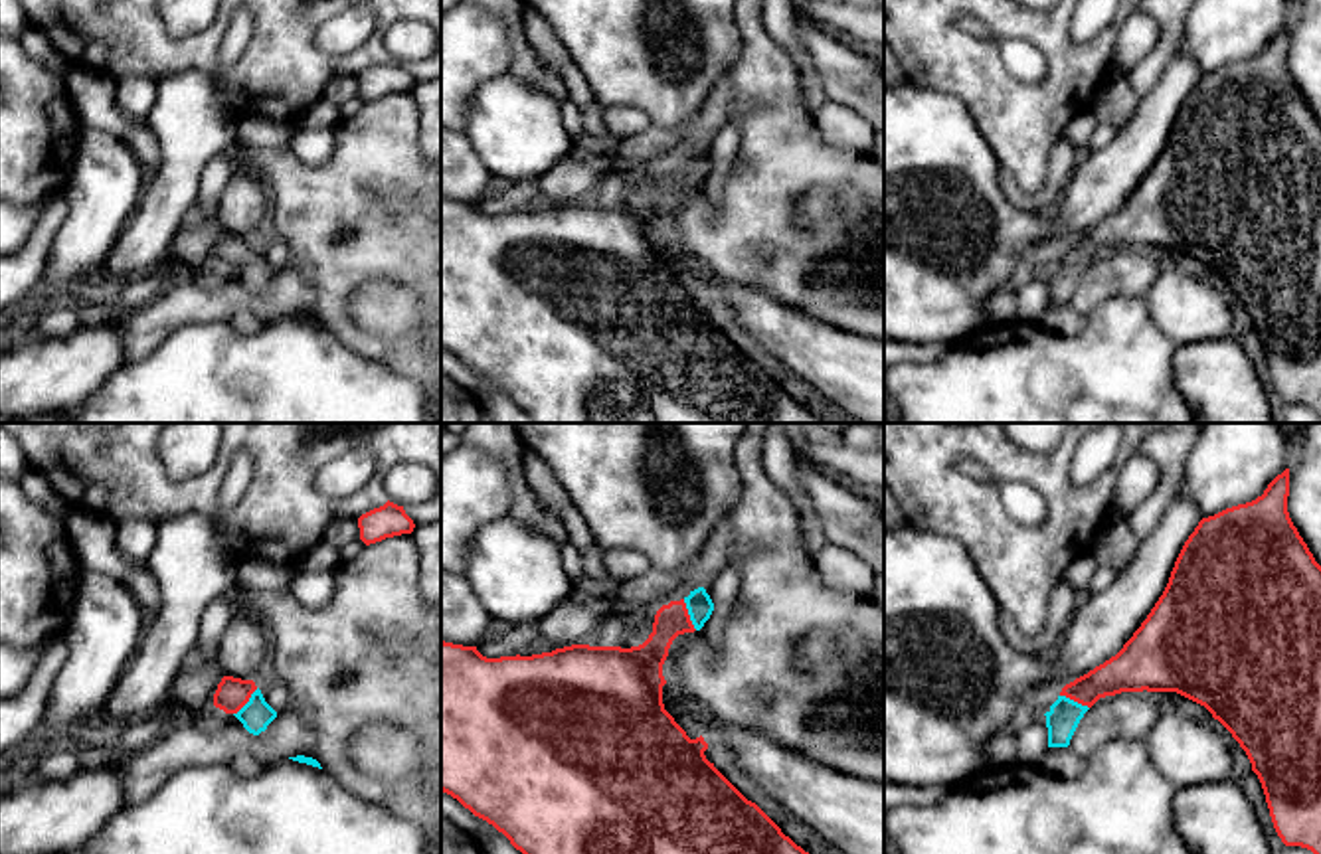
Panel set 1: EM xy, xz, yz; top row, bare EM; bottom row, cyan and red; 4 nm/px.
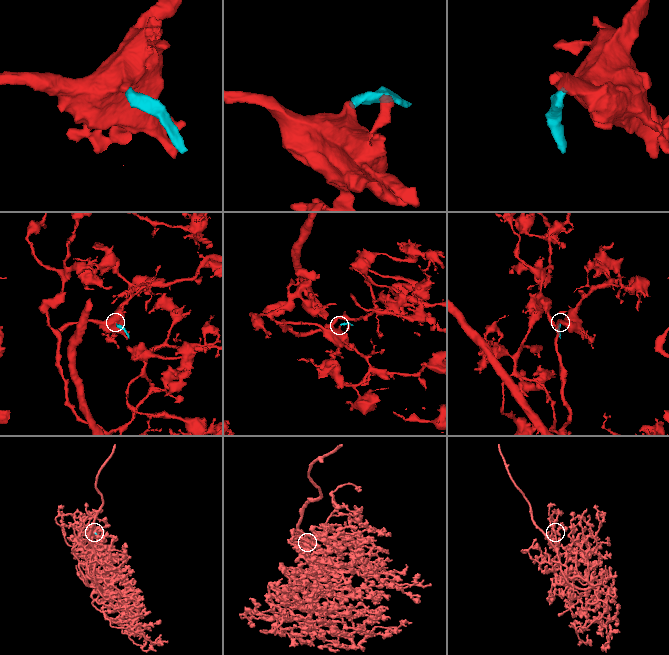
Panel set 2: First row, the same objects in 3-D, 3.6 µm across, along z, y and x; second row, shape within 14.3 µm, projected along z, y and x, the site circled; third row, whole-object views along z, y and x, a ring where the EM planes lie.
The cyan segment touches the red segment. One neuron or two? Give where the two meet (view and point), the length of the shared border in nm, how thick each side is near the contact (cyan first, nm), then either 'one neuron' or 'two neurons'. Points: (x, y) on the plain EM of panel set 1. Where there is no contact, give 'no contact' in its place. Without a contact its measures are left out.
contact xz (689, 170); length 140 nm; calibres 110 and 140 nm; one neuron

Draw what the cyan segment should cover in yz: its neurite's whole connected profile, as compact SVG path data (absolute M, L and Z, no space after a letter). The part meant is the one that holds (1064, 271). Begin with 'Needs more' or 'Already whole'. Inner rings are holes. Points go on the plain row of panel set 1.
Needs more. M1289 26L1277 32L1262 53L1252 59L1226 65L1214 73L1202 75L1194 89L1185 99L1175 125L1171 128L1169 140L1141 180L1133 194L1123 202L1123 206L1096 223L1088 231L1066 241L1058 257L1050 263L1046 273L1048 285L1048 304L1068 304L1070 297L1084 275L1084 271L1105 253L1115 253L1121 249L1177 249L1200 263L1204 263L1214 277L1218 277L1232 295L1246 308L1252 328L1258 332L1274 385L1285 403L1301 403L1311 407L1321 417L1321 123L1315 119L1307 101L1299 93L1287 69L1289 53Z

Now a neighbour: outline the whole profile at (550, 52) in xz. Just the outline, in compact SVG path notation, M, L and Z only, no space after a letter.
M526 8L522 12L522 26L524 36L536 51L540 63L552 69L564 81L568 99L573 101L579 109L591 105L595 97L589 83L542 14Z

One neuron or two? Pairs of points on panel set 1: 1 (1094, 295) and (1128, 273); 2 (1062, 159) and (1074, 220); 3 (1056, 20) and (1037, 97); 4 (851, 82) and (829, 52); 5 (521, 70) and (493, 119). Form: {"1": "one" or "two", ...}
{"1": "one", "2": "two", "3": "one", "4": "one", "5": "two"}

